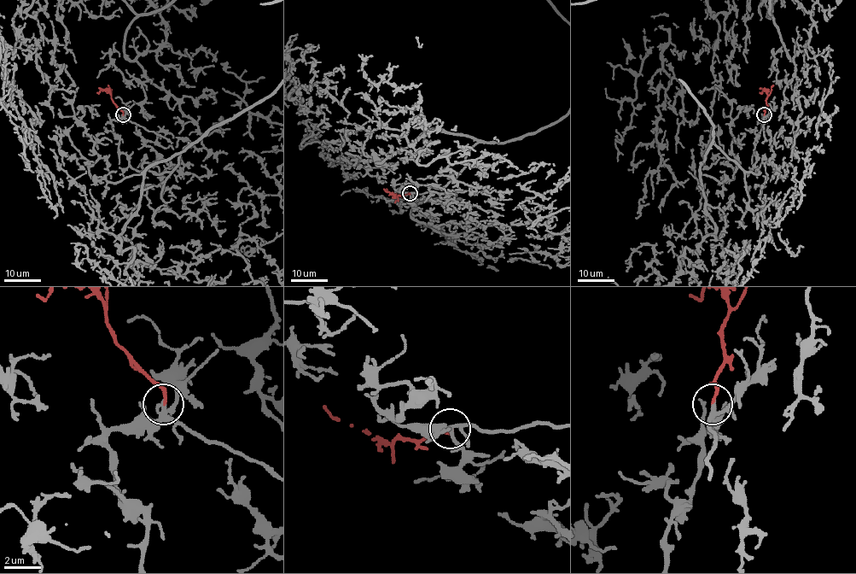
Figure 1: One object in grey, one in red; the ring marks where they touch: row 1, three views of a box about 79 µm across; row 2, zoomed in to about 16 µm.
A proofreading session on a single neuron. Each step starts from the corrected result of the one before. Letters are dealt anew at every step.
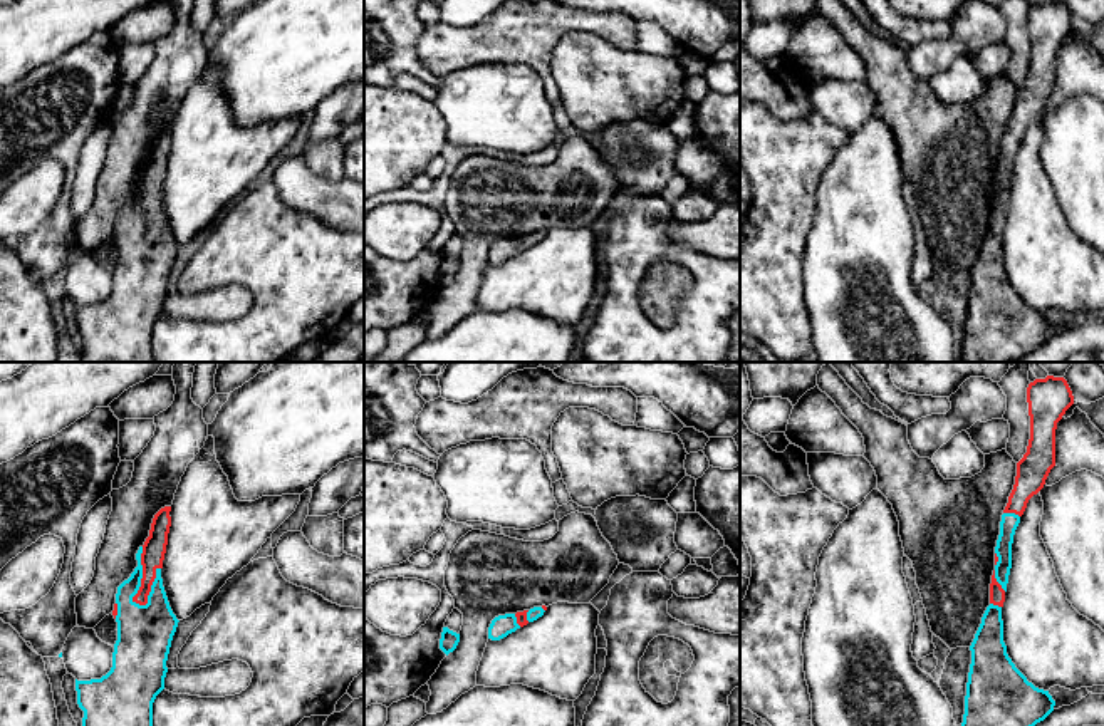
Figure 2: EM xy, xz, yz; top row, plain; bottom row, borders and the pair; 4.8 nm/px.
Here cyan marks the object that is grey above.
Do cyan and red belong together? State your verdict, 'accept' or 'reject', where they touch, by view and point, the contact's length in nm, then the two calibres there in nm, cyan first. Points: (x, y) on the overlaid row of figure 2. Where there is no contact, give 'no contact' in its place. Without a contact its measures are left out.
accept | xy (141, 577) | 280 nm | 240/110 nm

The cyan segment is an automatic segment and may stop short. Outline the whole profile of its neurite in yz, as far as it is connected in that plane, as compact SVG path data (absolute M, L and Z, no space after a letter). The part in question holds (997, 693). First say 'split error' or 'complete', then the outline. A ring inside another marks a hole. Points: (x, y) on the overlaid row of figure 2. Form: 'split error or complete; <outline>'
split error; M1047 376L1027 387L1030 439L1017 463L1017 476L1000 521L990 605L970 646L971 664L966 682L961 726L1035 726L1055 706L1049 691L1035 687L1015 667L1003 642L1002 607L1012 568L1012 543L1028 500L1037 495L1055 466L1055 429L1074 404L1064 377Z

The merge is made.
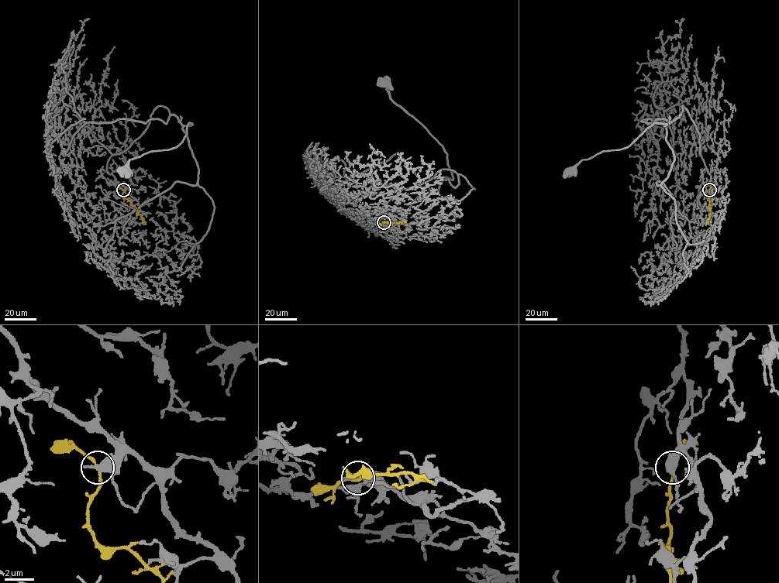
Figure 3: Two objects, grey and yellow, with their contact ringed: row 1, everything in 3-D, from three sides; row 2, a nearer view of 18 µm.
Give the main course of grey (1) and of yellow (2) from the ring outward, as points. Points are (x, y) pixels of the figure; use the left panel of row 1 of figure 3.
1: (123, 190), (108, 160), (140, 135), (153, 111), (164, 106), (192, 123), (177, 145), (131, 159), (122, 172)
2: (123, 190), (122, 197), (135, 207), (146, 224)

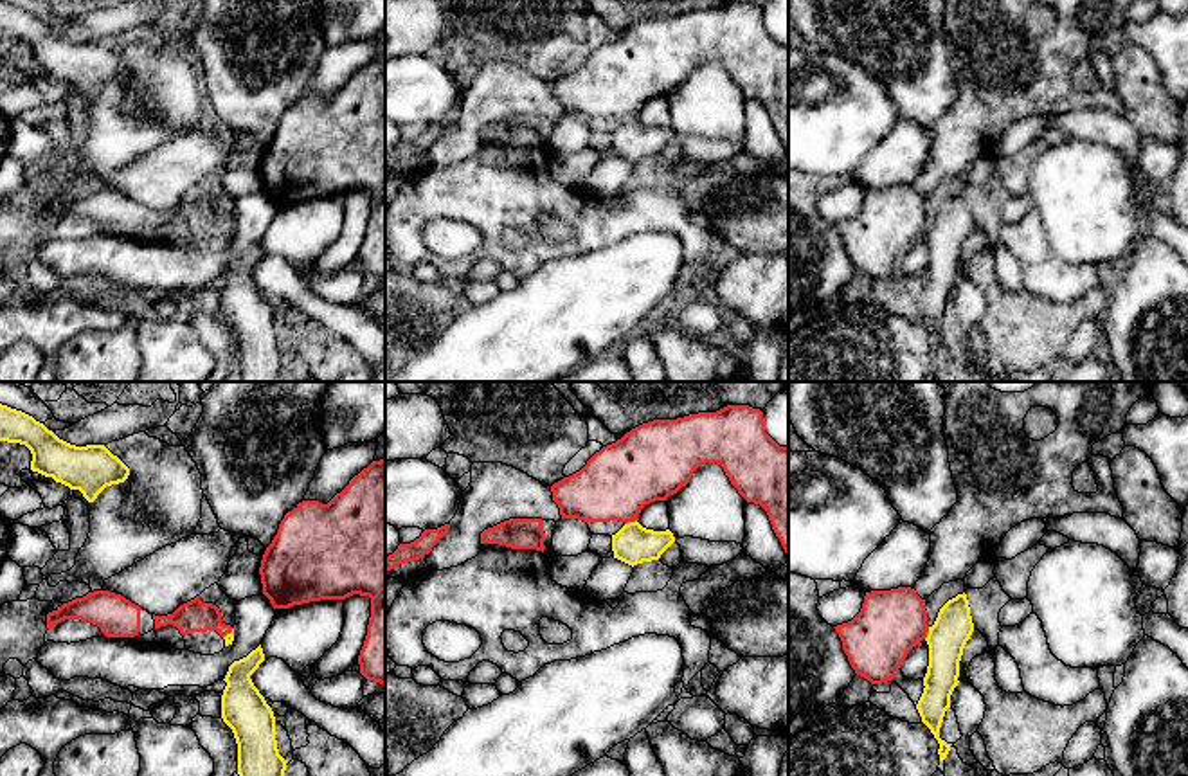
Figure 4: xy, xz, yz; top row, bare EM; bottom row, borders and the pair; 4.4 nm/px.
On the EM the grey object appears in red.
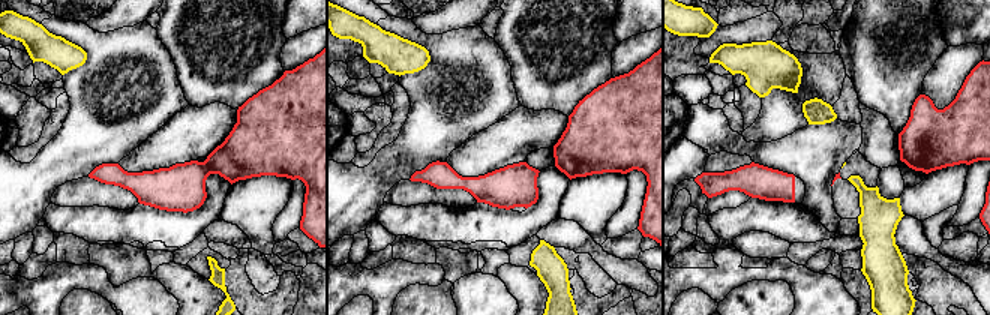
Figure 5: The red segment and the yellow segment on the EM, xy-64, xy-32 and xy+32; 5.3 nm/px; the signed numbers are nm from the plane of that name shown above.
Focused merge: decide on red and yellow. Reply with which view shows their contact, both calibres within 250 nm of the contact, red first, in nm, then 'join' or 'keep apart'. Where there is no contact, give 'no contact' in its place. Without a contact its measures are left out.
xz | 320/180 nm | keep apart

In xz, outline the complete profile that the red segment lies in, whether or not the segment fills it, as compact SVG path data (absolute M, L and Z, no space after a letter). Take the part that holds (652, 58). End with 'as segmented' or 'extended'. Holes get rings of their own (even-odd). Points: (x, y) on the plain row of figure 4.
M727 2L716 9L643 20L596 49L580 68L554 79L553 97L562 115L628 121L637 117L646 101L677 90L706 59L720 61L738 90L767 108L788 151L788 43L779 43L765 29L763 9L749 2Z; as segmented

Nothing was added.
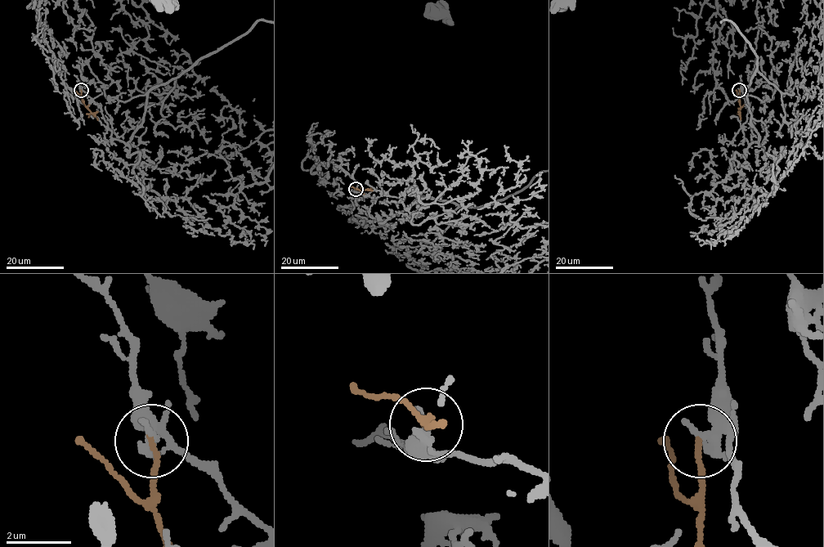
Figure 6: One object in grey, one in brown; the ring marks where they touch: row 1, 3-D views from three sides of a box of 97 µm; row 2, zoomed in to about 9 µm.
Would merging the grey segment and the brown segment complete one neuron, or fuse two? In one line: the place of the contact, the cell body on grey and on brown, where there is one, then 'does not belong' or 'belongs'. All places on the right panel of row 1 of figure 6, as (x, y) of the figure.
place (739, 90); soma grey (562, 2); soma brown none; does not belong

